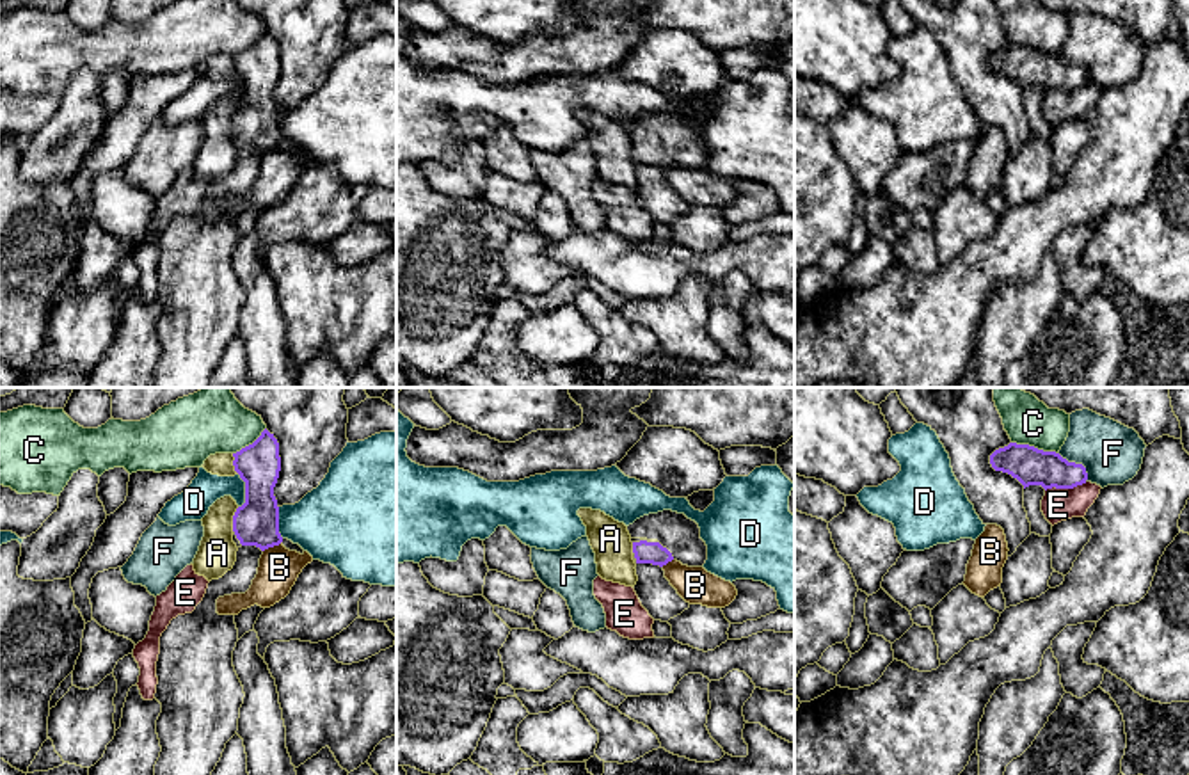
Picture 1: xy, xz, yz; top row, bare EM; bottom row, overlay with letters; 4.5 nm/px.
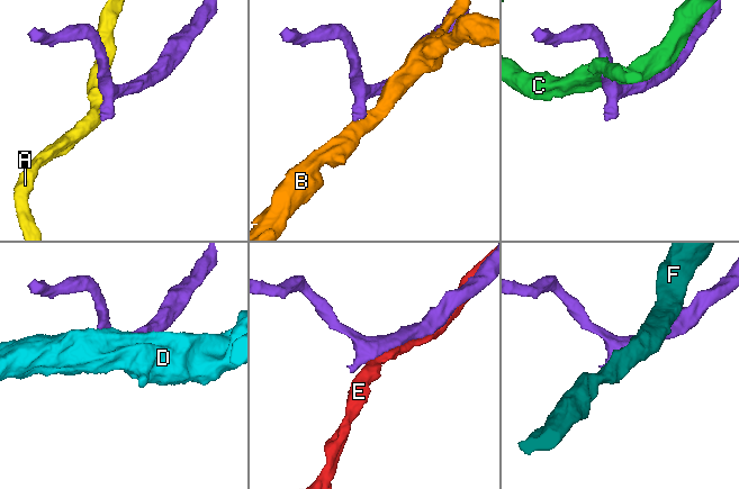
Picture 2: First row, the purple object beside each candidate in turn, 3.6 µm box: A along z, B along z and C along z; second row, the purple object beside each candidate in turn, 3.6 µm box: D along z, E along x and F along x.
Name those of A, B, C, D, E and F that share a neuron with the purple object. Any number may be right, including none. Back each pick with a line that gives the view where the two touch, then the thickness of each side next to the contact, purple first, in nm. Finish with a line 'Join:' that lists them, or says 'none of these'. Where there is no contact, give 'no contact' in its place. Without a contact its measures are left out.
Join: none of these

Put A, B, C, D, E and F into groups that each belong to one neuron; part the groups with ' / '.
A / B / C / D / E / F

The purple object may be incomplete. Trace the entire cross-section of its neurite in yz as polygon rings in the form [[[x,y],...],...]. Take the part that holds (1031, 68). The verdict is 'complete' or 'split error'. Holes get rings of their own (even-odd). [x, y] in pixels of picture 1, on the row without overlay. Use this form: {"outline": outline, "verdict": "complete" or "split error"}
{"outline": [[[1009,44],[990,57],[995,73],[1017,80],[1024,91],[1041,87],[1047,91],[1073,91],[1086,85],[1088,75],[1082,66],[1068,64],[1056,53],[1043,53],[1029,46]]], "verdict": "complete"}

